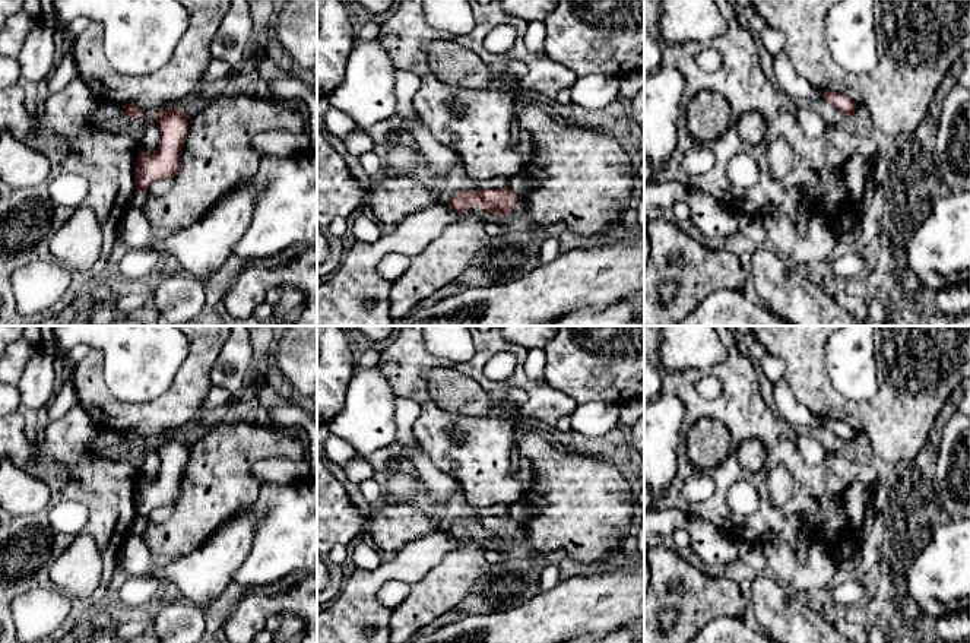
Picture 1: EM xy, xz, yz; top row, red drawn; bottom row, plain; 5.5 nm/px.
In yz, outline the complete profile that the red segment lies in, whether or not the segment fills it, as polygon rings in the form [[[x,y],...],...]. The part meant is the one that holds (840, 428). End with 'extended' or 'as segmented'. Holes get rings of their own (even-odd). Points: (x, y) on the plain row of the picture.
[[[824,419],[822,425],[825,425],[830,431],[833,431],[837,437],[840,437],[847,444],[855,444],[856,431],[840,419]]]; as segmented

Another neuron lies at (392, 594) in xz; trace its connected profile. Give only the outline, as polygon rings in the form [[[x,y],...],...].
[[[389,580],[377,592],[377,601],[390,611],[399,606],[409,595],[410,585],[399,580]]]

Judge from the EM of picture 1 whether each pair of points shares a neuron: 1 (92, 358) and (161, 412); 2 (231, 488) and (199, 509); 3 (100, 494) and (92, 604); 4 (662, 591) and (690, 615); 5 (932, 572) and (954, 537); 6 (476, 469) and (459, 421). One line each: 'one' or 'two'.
1: one
2: one
3: one
4: one
5: one
6: one

